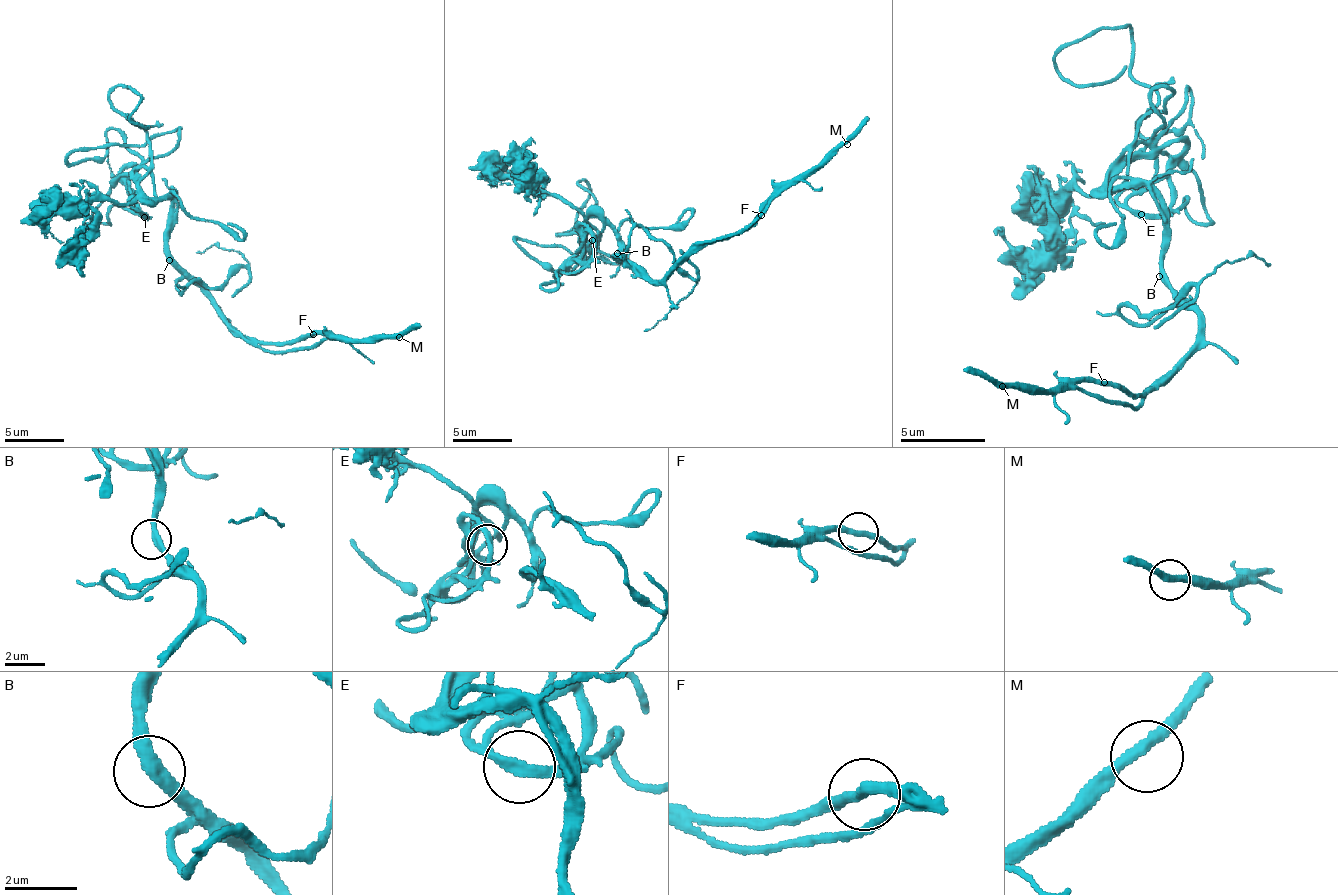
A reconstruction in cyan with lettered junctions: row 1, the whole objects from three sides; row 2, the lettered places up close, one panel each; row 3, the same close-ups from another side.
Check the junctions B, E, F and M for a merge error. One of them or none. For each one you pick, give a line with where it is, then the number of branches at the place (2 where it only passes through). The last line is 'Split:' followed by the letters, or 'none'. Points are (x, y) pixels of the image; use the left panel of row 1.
Split: none

